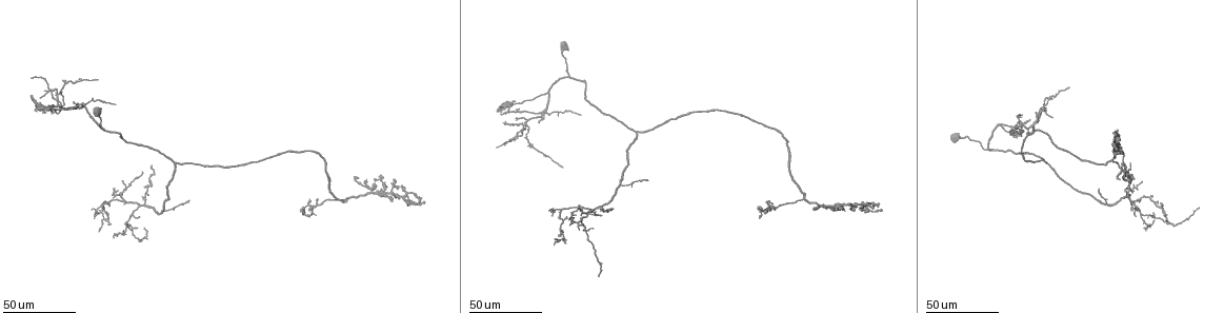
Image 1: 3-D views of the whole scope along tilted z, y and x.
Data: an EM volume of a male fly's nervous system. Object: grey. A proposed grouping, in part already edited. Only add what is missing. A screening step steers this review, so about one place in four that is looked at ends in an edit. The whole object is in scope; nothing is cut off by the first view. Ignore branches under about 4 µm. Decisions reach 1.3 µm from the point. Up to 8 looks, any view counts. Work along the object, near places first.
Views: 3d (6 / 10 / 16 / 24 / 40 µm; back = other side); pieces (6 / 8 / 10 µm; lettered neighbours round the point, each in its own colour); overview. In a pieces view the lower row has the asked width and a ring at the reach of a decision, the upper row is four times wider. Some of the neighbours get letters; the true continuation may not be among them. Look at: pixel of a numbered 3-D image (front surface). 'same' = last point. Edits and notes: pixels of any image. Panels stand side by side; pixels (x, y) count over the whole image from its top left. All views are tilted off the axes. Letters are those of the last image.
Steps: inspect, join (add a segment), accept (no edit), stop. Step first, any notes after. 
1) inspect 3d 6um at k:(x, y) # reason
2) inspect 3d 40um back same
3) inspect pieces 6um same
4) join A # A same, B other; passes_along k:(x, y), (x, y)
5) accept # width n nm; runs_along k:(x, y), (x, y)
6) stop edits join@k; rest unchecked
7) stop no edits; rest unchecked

inspect 3d 24um at 1:(65, 80) # free end

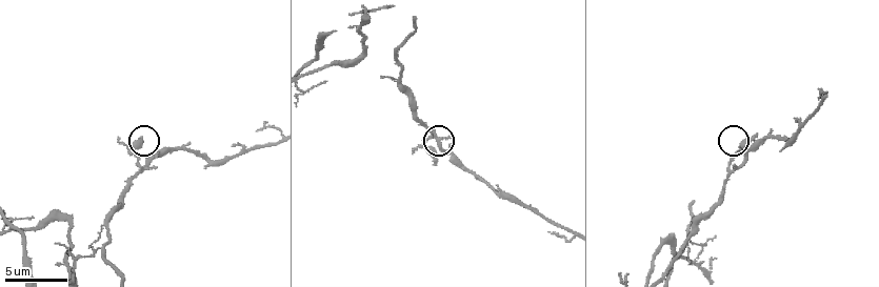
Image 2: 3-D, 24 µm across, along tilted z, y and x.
inspect pieces 10um at 2:(433, 164)

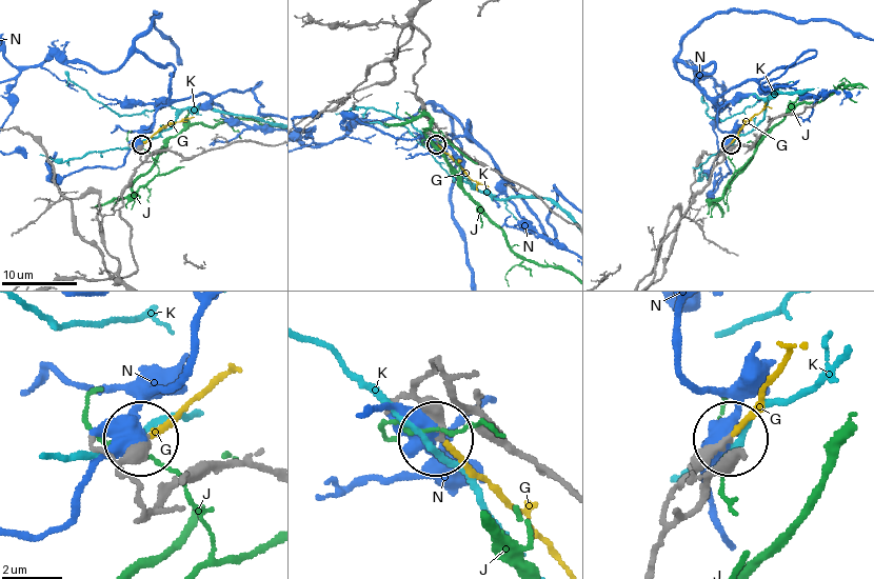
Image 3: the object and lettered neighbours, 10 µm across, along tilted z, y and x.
join G # width 240 nm; G same, J other, K other, N other; passes_along 3:(438, 359), (419, 386), (419, 404), (557, 556); it goes on there

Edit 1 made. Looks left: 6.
inspect overview # redraw

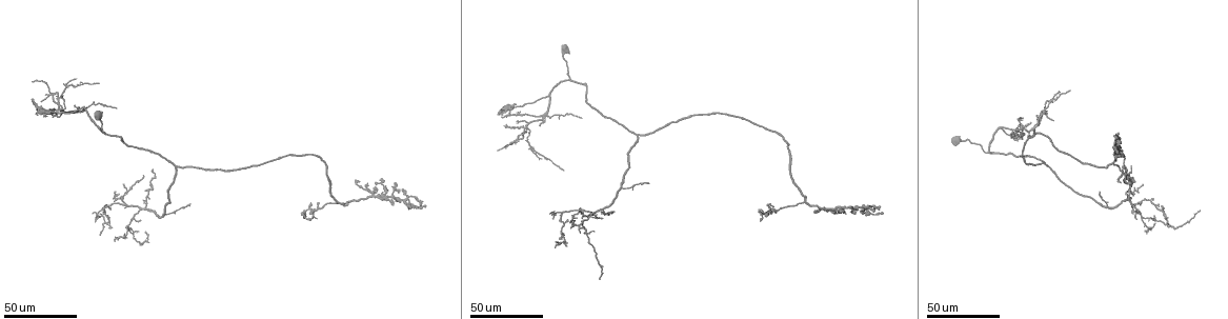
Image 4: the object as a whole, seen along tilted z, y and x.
inspect 3d 24um at 4:(514, 104) # branch stops here

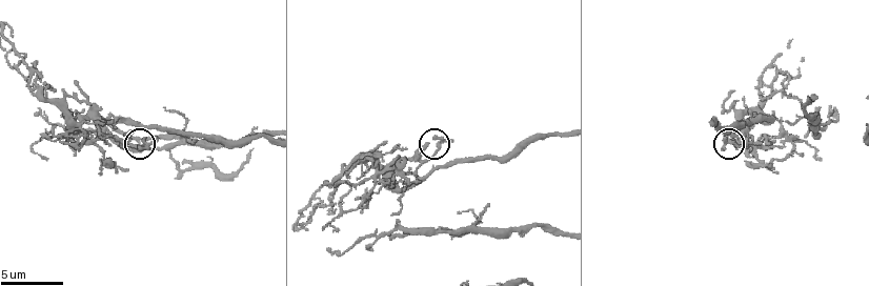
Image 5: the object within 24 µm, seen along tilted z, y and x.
inspect pieces 10um at 5:(725, 140)

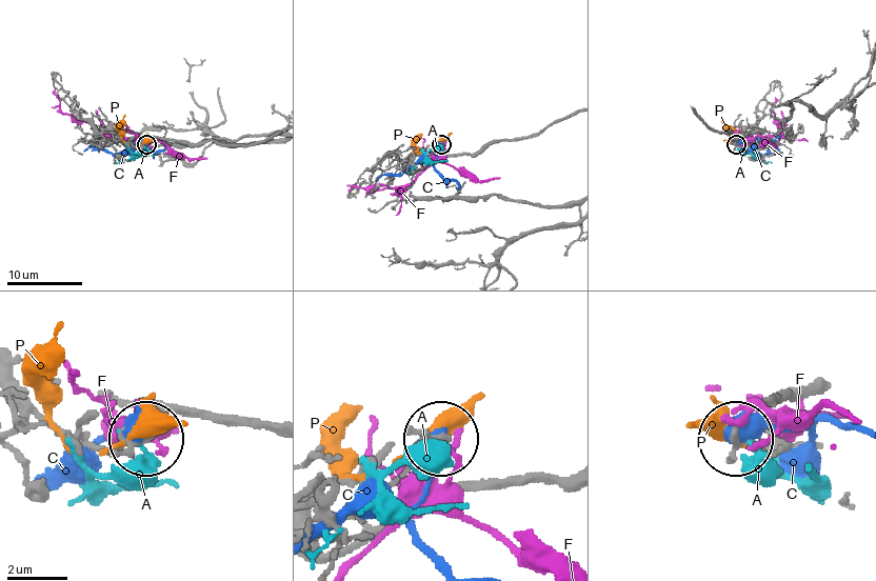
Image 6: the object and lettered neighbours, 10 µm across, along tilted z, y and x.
accept # width 210 nm; A other, C other, F other, P other; none of them fits

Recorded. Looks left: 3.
inspect 3d 10um at 5:(815, 106) # branch stops here

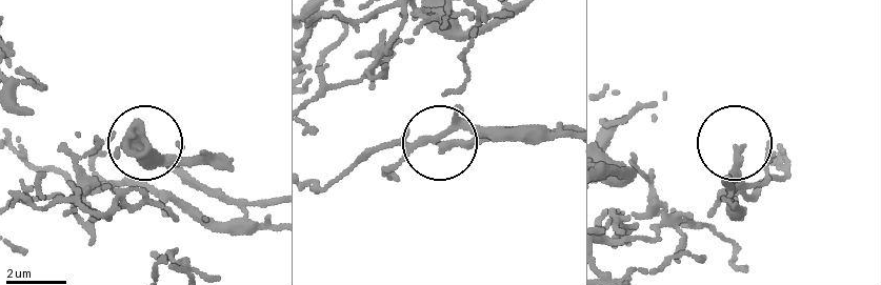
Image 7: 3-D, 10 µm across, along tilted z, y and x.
inspect pieces 6um at 7:(441, 146)

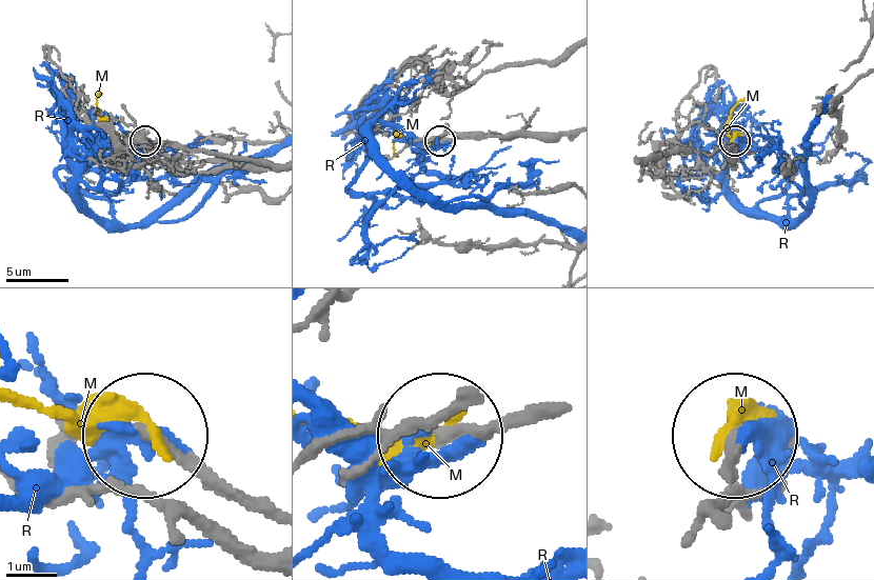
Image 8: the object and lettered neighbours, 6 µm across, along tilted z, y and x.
accept # M other, R other; runs_along 8:(270, 517), (149, 445); none of them fits

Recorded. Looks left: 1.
stop edits join@3; rest unchecked

